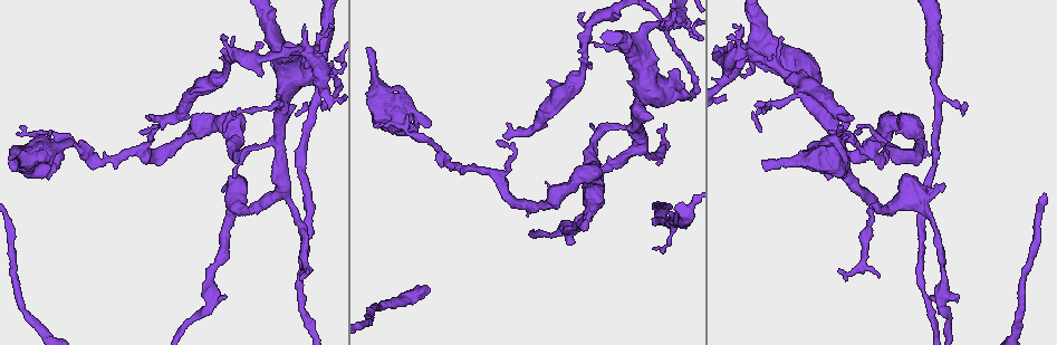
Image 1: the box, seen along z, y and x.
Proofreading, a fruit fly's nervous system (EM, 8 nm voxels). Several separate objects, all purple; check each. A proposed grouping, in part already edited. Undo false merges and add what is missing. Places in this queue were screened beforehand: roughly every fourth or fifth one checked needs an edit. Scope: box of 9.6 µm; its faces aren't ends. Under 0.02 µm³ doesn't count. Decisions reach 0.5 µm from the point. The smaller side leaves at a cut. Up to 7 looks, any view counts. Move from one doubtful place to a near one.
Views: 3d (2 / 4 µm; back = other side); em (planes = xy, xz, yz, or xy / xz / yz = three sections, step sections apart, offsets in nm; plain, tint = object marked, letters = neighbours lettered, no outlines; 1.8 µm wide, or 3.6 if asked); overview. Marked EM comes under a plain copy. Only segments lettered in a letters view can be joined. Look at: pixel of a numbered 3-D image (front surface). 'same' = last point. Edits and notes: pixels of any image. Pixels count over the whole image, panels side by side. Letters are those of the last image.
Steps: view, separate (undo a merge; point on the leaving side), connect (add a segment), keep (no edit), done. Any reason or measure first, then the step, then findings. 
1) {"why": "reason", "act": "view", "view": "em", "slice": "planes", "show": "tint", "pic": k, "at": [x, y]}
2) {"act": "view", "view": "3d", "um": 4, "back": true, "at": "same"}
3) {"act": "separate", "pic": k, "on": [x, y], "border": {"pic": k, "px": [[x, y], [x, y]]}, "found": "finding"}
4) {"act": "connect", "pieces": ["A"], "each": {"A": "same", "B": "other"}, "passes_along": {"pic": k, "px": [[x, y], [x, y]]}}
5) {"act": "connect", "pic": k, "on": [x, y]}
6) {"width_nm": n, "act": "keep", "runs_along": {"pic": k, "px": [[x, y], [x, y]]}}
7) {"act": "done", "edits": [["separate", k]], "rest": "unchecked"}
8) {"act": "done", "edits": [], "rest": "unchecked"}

{"why": "thick turns thin", "act": "view", "view": "em", "slice": "planes", "show": "letters", "pic": 1, "at": [589, 25]}

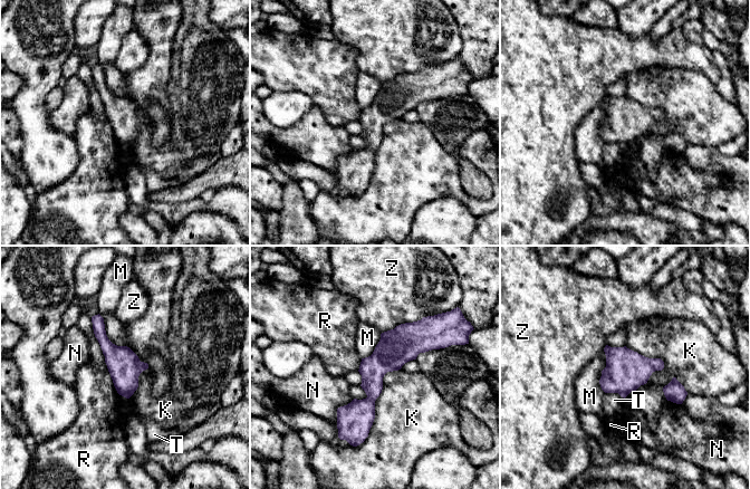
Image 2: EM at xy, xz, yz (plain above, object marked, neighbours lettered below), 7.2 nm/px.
{"act": "keep", "each": {"K": "other", "M": "other", "N": "other", "R": "other", "T": "other", "Z": "other"}, "runs_along": {"pic": 2, "px": [[421, 323], [372, 373], [358, 435]]}, "found": "continuous, no second cell"}

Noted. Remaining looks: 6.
{"why": "small branch off a trunk", "act": "view", "view": "3d", "um": 4, "pic": 1, "at": [303, 46]}

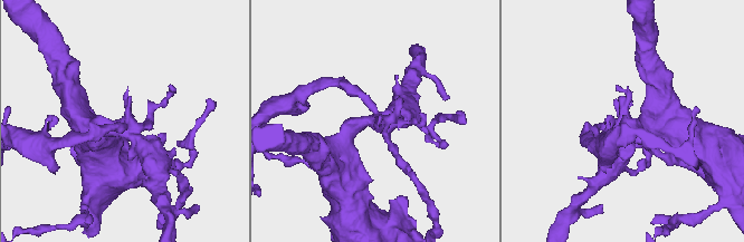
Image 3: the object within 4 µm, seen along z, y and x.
{"act": "view", "view": "em", "slice": "yz", "step": 16, "show": "tint", "pic": 3, "at": [123, 126]}

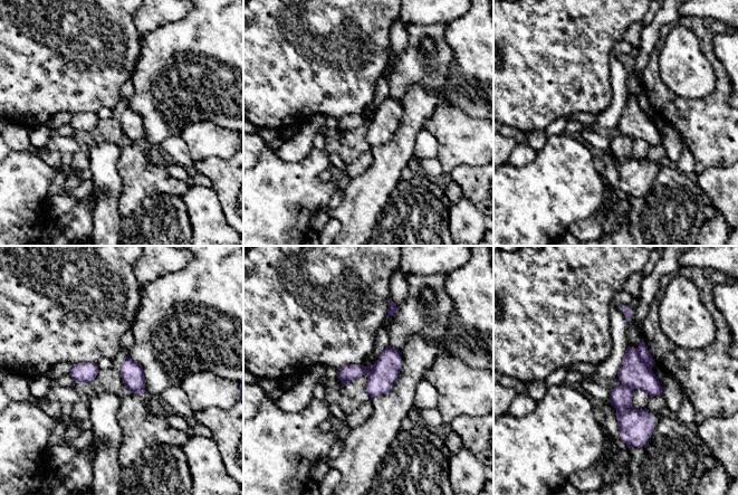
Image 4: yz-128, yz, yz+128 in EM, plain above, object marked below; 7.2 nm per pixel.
{"why": "what lies round it", "act": "view", "view": "em", "slice": "yz", "step": 16, "show": "letters", "at": "same"}

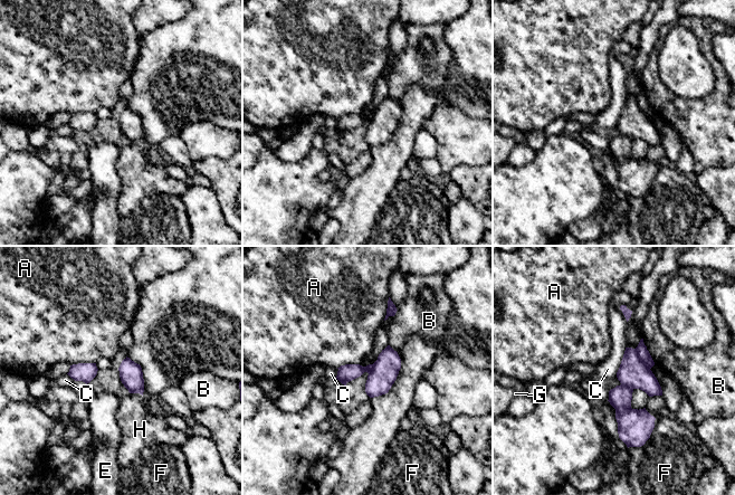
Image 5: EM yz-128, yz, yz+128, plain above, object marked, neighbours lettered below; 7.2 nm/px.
{"act": "separate", "pic": 5, "on": [632, 372], "each": {"A": "other", "B": "other", "C": "other", "E": "other", "F": "other", "G": "other", "H": "other"}, "border": {"pic": 5, "px": [[633, 349], [638, 358], [649, 369]]}, "found": "two cells meet here"}

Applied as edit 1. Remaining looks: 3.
{"act": "view", "view": "overview"}

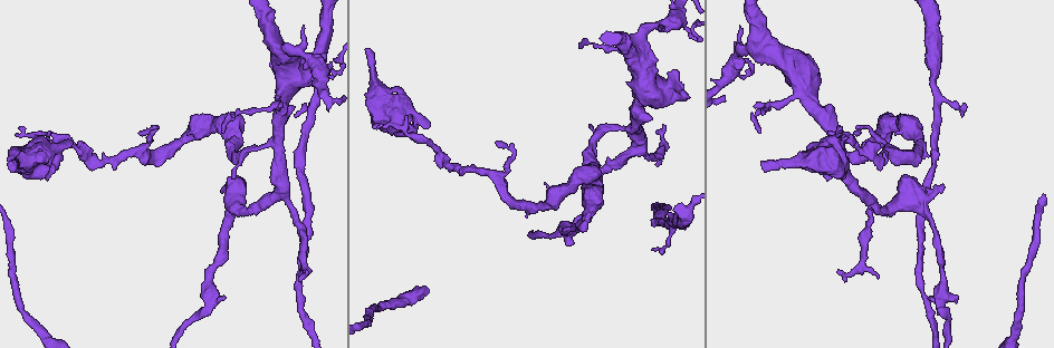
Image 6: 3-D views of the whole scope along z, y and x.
{"why": "tapers out", "act": "view", "view": "3d", "um": 4, "back": true, "pic": 6, "at": [297, 116]}

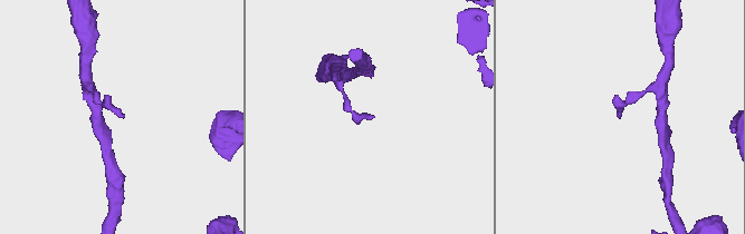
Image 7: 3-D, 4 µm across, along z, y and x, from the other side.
{"act": "view", "view": "em", "slice": "planes", "show": "letters", "pic": 7, "at": [619, 118]}

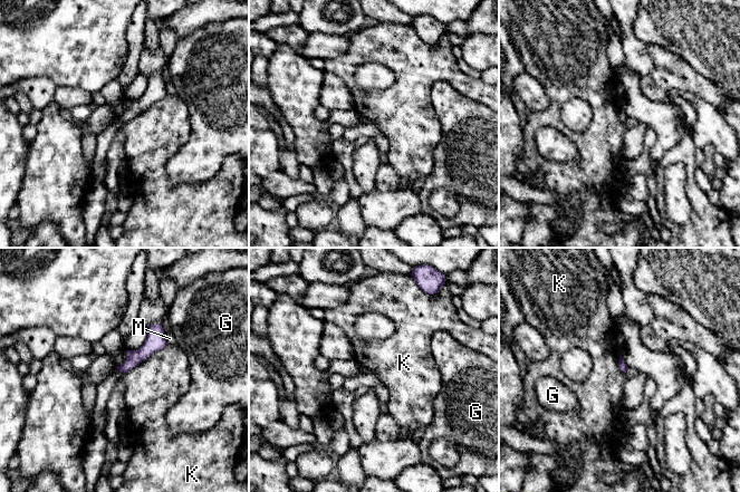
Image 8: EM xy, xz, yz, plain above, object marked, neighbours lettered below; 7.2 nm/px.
{"longest_contact_nm": ["K", 380], "act": "keep", "each": {"G": "other", "K": "other", "M": "other"}, "border": {"pic": 8, "px": [[166, 344], [124, 373]]}, "found": "none of them fits"}

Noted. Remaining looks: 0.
{"act": "done", "edits": [["separate", 5]], "rest": "unchecked"}

